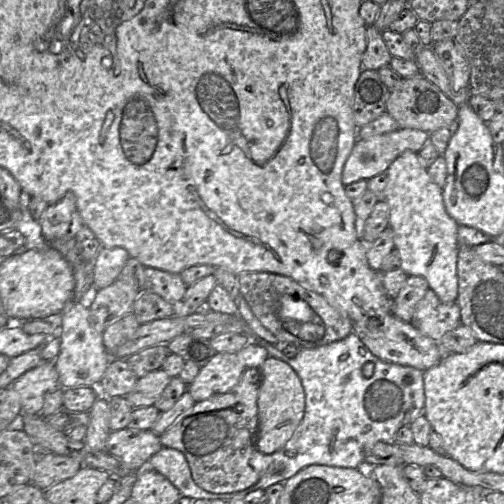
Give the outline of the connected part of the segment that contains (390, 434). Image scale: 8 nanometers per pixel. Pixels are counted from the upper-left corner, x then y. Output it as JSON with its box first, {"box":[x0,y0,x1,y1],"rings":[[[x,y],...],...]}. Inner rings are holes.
{"box":[243,332,425,495],"rings":[[[355,332],[351,333],[342,340],[332,342],[327,345],[315,348],[303,348],[300,351],[300,353],[294,358],[290,359],[286,356],[285,363],[287,363],[297,373],[297,375],[301,380],[305,393],[304,416],[302,421],[296,428],[294,434],[282,449],[277,450],[272,454],[264,454],[258,451],[257,449],[253,452],[249,460],[249,465],[260,475],[260,478],[257,481],[257,483],[243,490],[246,491],[246,495],[257,489],[266,490],[269,486],[279,482],[284,483],[286,480],[294,476],[303,468],[313,464],[362,469],[365,466],[364,460],[367,449],[374,446],[378,442],[395,443],[395,436],[398,430],[403,426],[410,426],[410,424],[418,416],[423,415],[425,407],[425,392],[424,392],[424,381],[423,381],[424,371],[421,371],[414,367],[402,366],[399,364],[394,364],[379,359],[378,357],[376,357],[374,354],[371,353],[371,351],[366,347],[366,345],[362,342],[360,337]],[[273,462],[281,462],[284,466],[283,471],[275,474],[268,473],[268,467]]]}

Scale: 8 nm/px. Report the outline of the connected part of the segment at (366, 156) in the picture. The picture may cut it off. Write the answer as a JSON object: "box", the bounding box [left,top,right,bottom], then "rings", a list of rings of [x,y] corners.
{"box":[342,128,430,186],"rings":[[[400,128],[394,132],[376,135],[366,139],[357,139],[351,154],[344,164],[342,183],[344,186],[347,186],[359,180],[369,180],[380,173],[386,172],[392,162],[403,152],[411,150],[418,153],[429,141],[430,133],[410,128]]]}

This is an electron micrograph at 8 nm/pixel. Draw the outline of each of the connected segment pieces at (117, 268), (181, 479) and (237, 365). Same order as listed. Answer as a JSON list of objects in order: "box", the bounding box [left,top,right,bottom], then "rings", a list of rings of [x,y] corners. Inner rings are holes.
[{"box":[94,247,129,289],"rings":[[[103,247],[94,265],[94,289],[105,288],[118,279],[129,257],[127,250],[122,247]]]},{"box":[147,447,215,499],"rings":[[[162,447],[147,462],[149,468],[165,476],[180,492],[190,499],[215,499],[215,493],[200,488],[194,482],[184,454],[176,449]]]},{"box":[187,352,245,402],"rings":[[[217,352],[206,365],[200,367],[187,391],[195,402],[224,394],[238,383],[245,369],[238,353]]]}]

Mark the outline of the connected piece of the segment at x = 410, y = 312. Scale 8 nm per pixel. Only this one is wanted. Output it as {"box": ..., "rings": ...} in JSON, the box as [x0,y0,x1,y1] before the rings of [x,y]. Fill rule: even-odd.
{"box":[392,276,430,322],"rings":[[[408,276],[398,296],[392,301],[392,313],[405,322],[411,322],[418,303],[430,289],[421,276]]]}

